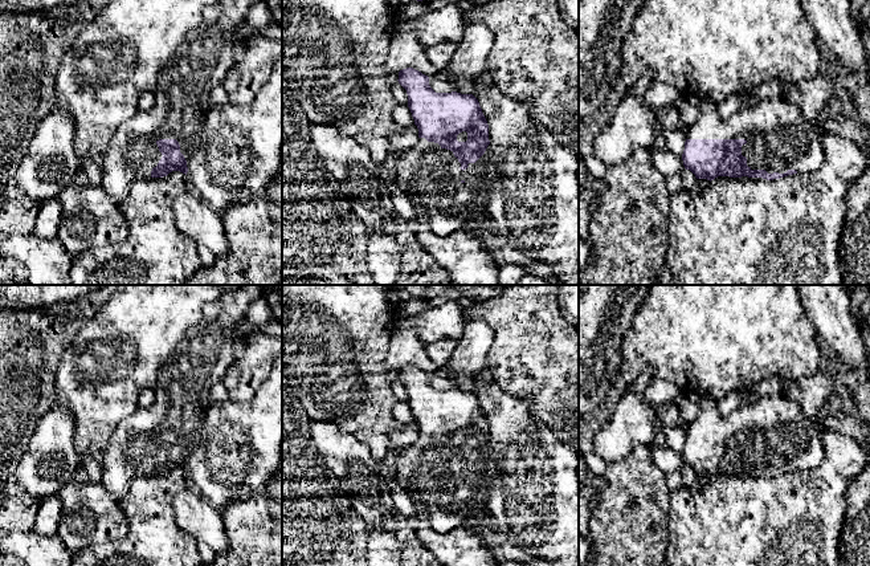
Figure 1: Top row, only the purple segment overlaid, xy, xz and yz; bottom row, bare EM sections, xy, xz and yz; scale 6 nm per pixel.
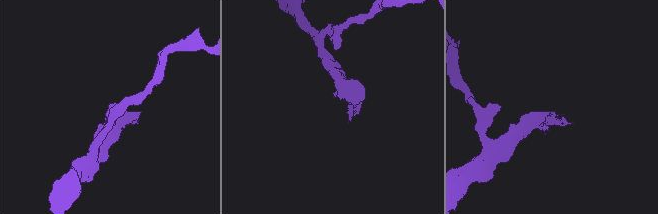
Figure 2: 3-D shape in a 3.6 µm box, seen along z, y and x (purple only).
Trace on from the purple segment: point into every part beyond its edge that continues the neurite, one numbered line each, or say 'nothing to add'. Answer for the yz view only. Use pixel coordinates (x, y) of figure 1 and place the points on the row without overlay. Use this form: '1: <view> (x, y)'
1: yz (779, 435)

